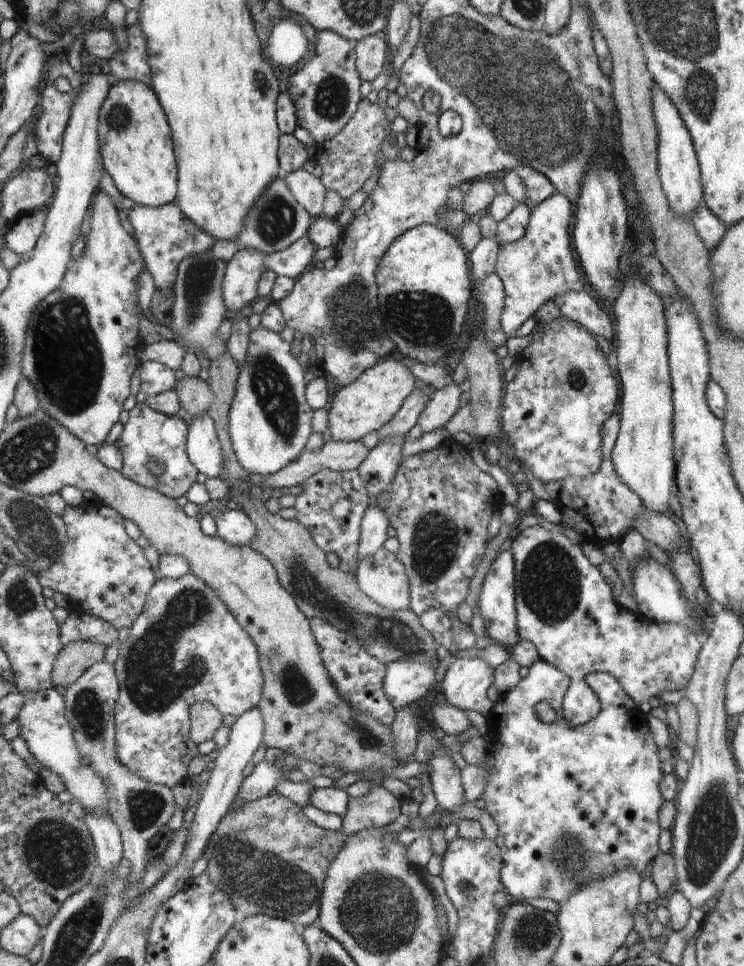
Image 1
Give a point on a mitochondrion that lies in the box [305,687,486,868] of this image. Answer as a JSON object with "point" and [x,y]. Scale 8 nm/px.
{"point":[368,738]}

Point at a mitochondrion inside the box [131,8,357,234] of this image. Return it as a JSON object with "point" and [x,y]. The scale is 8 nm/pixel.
{"point":[332,98]}

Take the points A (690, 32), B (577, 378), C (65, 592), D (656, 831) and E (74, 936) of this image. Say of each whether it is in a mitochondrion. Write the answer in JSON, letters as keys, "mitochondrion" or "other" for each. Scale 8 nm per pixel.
{"A":"mitochondrion","B":"mitochondrion","C":"other","D":"other","E":"mitochondrion"}

